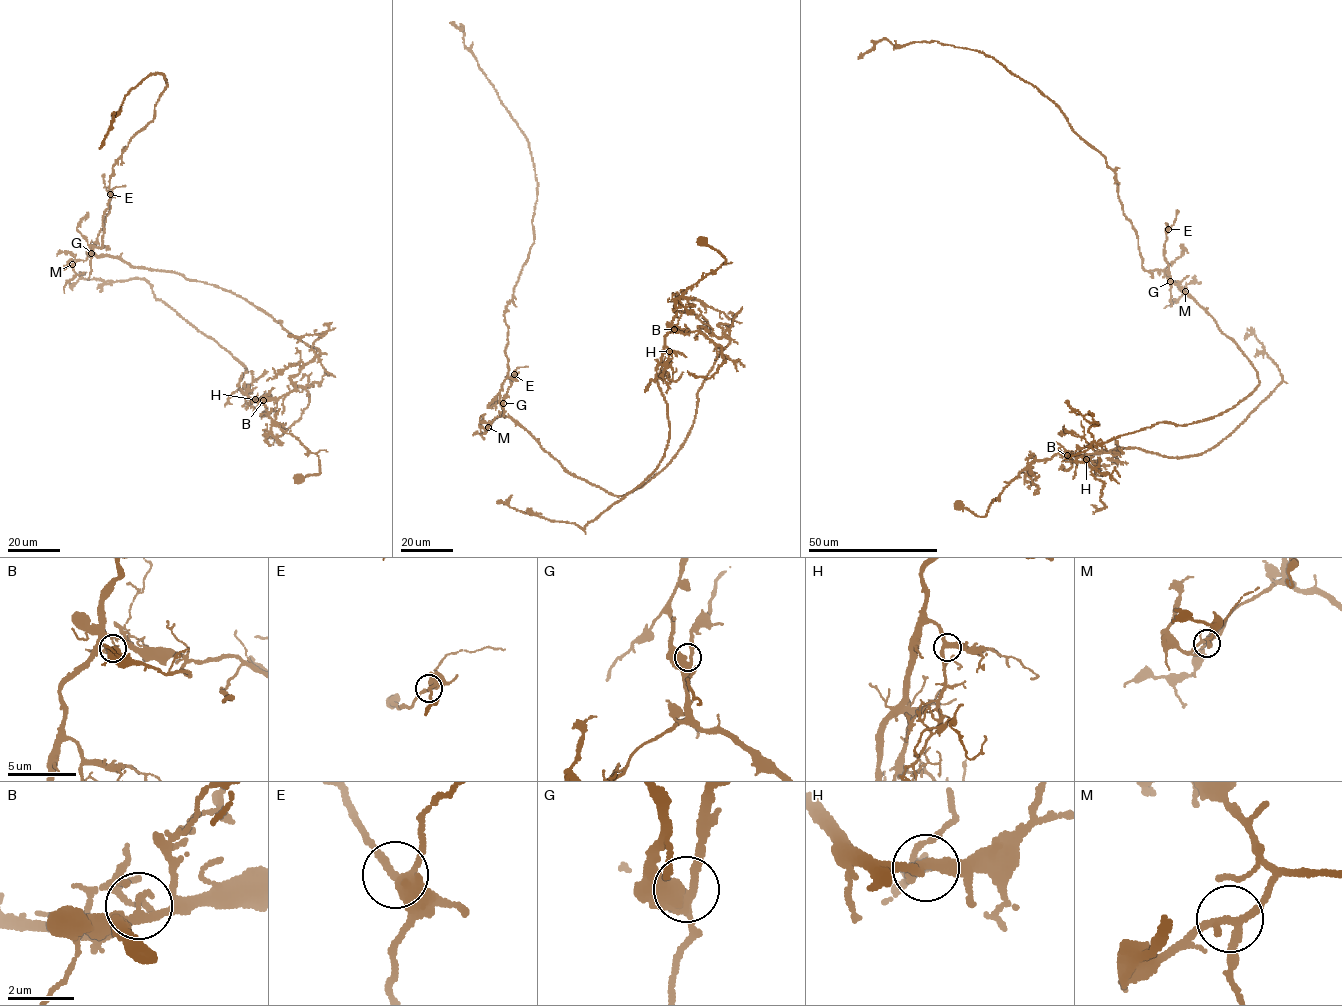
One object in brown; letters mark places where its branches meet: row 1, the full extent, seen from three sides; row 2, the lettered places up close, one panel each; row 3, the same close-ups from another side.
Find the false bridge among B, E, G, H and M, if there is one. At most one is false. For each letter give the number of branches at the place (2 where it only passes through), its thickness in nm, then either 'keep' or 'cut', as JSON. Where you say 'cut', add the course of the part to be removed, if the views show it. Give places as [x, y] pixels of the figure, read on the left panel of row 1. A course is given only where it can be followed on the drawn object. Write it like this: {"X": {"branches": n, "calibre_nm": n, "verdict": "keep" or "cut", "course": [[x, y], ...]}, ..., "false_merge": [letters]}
{"B": {"branches": 3, "calibre_nm": 120, "verdict": "cut", "course": [[263, 400], [252, 401], [241, 390], [247, 372], [242, 362], [156, 299], [147, 281], [80, 277], [72, 290]]}, "E": {"branches": 3, "calibre_nm": 300, "verdict": "keep"}, "G": {"branches": 3, "calibre_nm": 400, "verdict": "keep"}, "H": {"branches": 3, "calibre_nm": 280, "verdict": "keep"}, "M": {"branches": 3, "calibre_nm": 240, "verdict": "keep"}, "false_merge": ["B"]}

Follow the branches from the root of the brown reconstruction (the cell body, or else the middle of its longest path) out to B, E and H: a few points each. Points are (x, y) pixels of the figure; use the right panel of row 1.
B: (959, 506), (960, 509), (984, 516), (1005, 487), (1033, 461), (1051, 459), (1057, 454), (1066, 455)
E: (959, 506), (984, 516), (1035, 460), (1080, 462), (1078, 447), (1211, 419), (1258, 385), (1170, 281), (1168, 229)
H: (959, 506), (960, 509), (984, 516), (1005, 487), (1033, 461), (1051, 459), (1057, 454), (1080, 455), (1086, 459)

